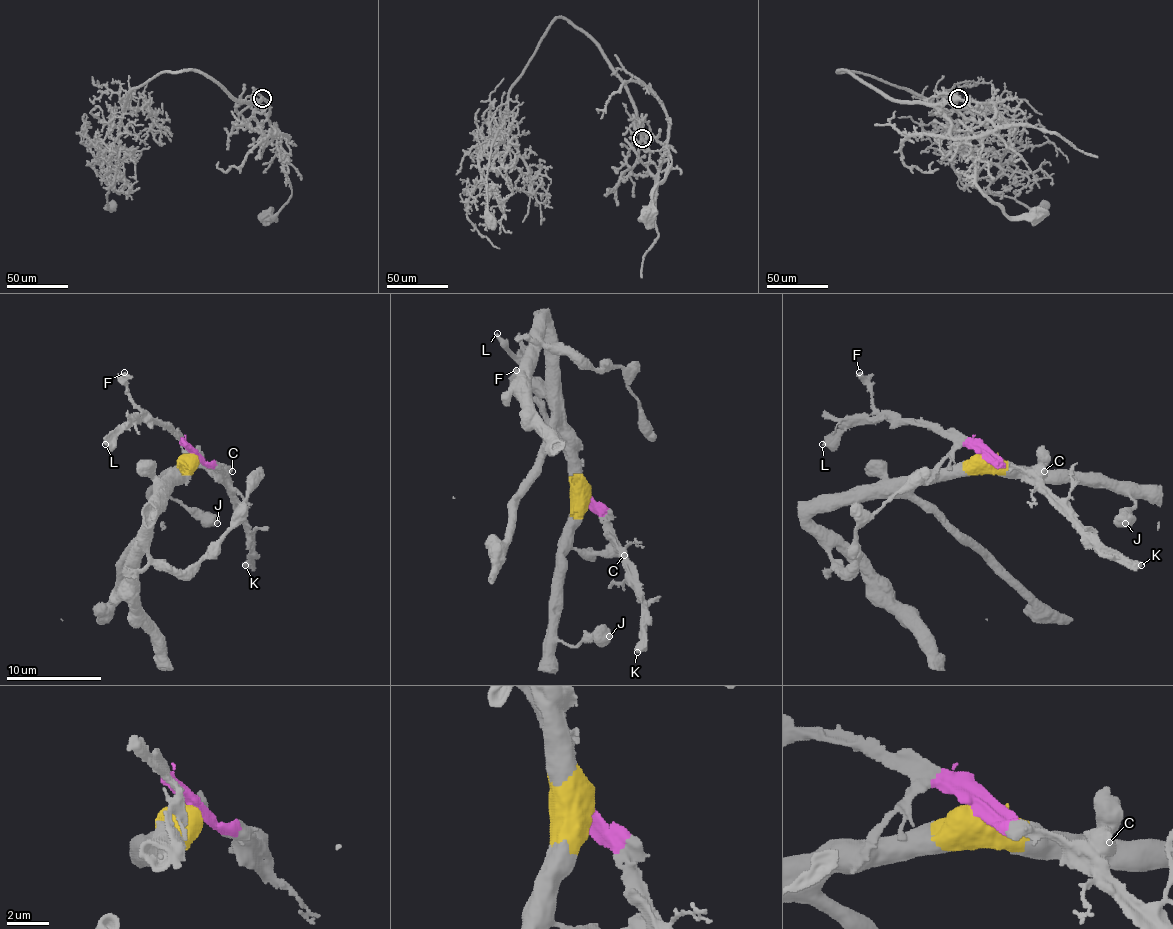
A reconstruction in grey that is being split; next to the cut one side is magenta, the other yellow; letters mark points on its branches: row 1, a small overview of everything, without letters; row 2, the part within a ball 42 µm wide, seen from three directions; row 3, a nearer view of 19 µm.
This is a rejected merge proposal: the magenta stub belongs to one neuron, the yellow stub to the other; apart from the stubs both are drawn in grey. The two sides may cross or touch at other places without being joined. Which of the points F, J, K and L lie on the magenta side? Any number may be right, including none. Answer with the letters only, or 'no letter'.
F, K, L

